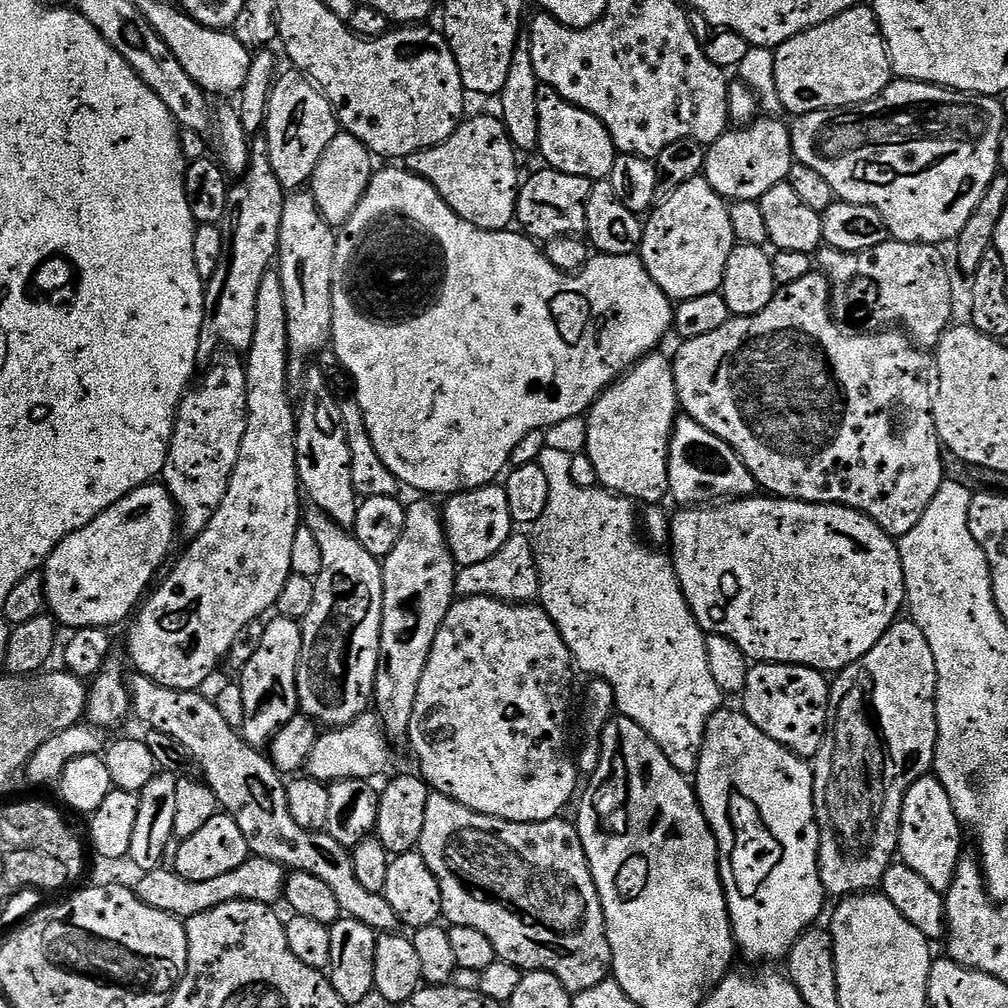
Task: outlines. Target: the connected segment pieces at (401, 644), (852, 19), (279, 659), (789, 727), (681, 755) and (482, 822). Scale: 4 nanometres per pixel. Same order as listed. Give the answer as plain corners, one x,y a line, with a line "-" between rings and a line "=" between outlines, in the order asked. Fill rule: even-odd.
416,498
412,505
407,505
402,538
398,538
398,546
394,546
394,550
390,550
390,554
382,560
384,593
380,657
372,694
374,711
393,745
403,745
408,739
422,670
426,670
434,638
457,599
455,582
458,565
444,537
441,509
431,503
435,504
428,498
=
861,6
859,8
851,8
842,14
838,14
834,18
830,18
826,22
822,22
818,26
814,26
810,30
806,30
802,34
798,34
794,38
790,38
785,44
780,45
775,49
776,57
774,58
774,82
778,82
778,98
782,98
782,106
784,112
790,114
793,112
793,117
799,118
810,114
811,112
821,112
827,108
850,108
857,104
864,104
868,100
873,100
874,97
881,92
882,89
888,87
894,79
892,71
892,63
888,57
888,47
884,44
884,38
880,34
880,24
876,20
876,10
872,6
=
279,614
273,615
272,618
273,620
265,626
252,657
245,662
238,677
244,707
242,735
246,743
258,749
263,749
276,732
282,730
282,726
286,726
290,718
298,714
300,707
296,675
302,654
304,629
299,620
291,620
=
757,663
749,667
746,686
742,693
744,715
762,730
774,742
778,742
783,748
788,748
795,756
815,758
821,755
826,744
826,733
830,728
830,684
825,673
818,672
814,668
807,668
801,664
766,664
=
575,416
574,418
566,419
564,422
556,423
545,431
545,448
542,450
538,462
546,474
546,487
550,489
550,498
546,498
546,510
542,510
542,518
534,525
537,570
540,572
538,604
539,607
546,610
546,614
550,614
554,626
558,626
558,634
562,634
562,638
572,655
575,667
579,671
581,668
582,671
589,672
587,674
589,677
605,680
614,690
614,698
616,699
615,711
619,715
638,722
638,726
642,726
642,730
646,730
646,734
650,734
650,738
654,738
654,742
658,742
658,746
662,750
662,754
666,754
670,766
674,766
674,770
678,770
683,776
691,777
698,766
698,758
702,750
706,726
714,713
721,711
722,708
722,704
720,704
722,693
718,690
718,686
714,683
714,678
710,674
710,662
706,662
706,642
708,641
708,636
704,629
701,628
700,623
694,618
692,611
688,609
688,603
682,594
682,586
678,582
676,568
673,566
671,559
665,553
663,556
660,553
663,551
649,546
642,539
641,533
638,531
637,505
629,500
628,497
619,496
617,492
609,492
606,488
599,486
594,488
574,486
574,478
570,478
570,462
573,455
584,451
587,429
587,419
=
429,791
426,802
426,826
422,826
422,838
418,849
421,858
430,866
438,886
442,890
442,916
449,925
470,926
470,930
479,930
490,938
490,946
494,946
496,958
510,962
510,966
518,966
524,972
549,972
554,974
562,982
567,992
573,994
585,992
594,986
598,986
603,980
609,979
612,970
612,951
608,941
608,931
604,921
602,902
598,898
598,890
594,886
592,871
586,858
586,850
582,846
582,838
578,834
575,823
564,821
564,818
538,822
537,824
523,824
522,822
510,822
499,820
486,814
478,814
450,798
446,798
441,792

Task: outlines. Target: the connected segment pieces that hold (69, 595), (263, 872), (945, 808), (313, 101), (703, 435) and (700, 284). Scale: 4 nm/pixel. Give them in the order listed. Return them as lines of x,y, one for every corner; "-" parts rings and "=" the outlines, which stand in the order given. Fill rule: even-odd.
160,482
143,484
141,488
135,488
117,504
111,504
105,512
98,514
98,518
90,521
85,528
67,536
49,554
48,561
42,569
47,611
57,625
64,627
65,624
68,630
111,629
112,624
120,624
124,619
127,621
137,611
138,605
145,599
149,589
153,587
157,579
156,571
164,563
165,565
169,563
168,555
172,552
172,543
175,540
178,540
178,513
176,503
172,500
168,489
=
252,856
238,870
230,870
230,874
222,874
211,882
186,882
171,867
161,866
143,873
141,880
134,884
138,899
146,902
146,906
154,906
154,910
162,910
181,921
188,920
194,914
202,914
206,910
214,910
214,906
222,906
235,900
249,900
259,904
275,905
283,897
286,869
283,864
275,864
261,856
=
932,774
918,778
902,802
898,856
903,864
910,866
910,870
915,870
921,878
926,878
926,882
941,894
947,893
962,859
960,832
962,825
954,814
946,786
942,786
=
288,70
283,76
284,73
273,83
268,99
268,153
278,182
282,182
286,190
300,190
311,181
326,146
336,137
336,111
307,76
295,70
=
680,414
677,415
676,424
672,427
672,441
668,451
668,491
671,499
676,499
680,506
708,506
725,498
757,495
758,485
754,474
750,474
742,458
738,458
738,454
729,444
722,442
718,434
710,434
710,430
698,426
698,422
=
698,175
690,178
690,182
682,182
678,190
663,197
651,209
647,217
649,220
643,221
644,237
638,255
650,278
658,282
658,286
668,295
669,300
679,302
686,298
698,298
702,294
714,294
723,289
726,262
730,262
730,254
738,243
728,210
729,205
714,191
710,182
706,182
703,175

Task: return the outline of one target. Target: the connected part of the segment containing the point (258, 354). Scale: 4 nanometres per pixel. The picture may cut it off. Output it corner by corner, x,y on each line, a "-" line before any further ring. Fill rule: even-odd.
269,270
258,286
258,303
254,305
254,342
250,342
246,353
244,373
248,411
246,434
242,434
242,447
230,474
226,498
222,498
218,514
210,518
210,526
187,545
184,557
171,565
172,573
164,581
161,579
151,595
139,605
128,632
128,656
135,671
141,676
149,676
156,684
179,692
194,692
205,687
203,684
235,646
244,627
254,623
263,612
271,613
275,609
278,594
282,594
282,586
286,586
286,578
293,575
290,558
294,534
298,534
302,526
302,489
296,465
297,413
294,400
292,404
288,397
290,353
286,294
276,270

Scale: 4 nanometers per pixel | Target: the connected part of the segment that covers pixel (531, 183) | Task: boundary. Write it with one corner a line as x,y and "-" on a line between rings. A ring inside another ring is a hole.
547,166
525,179
516,194
516,220
525,236
543,242
563,236
583,237
587,233
586,202
593,181
578,178
578,174
562,174

